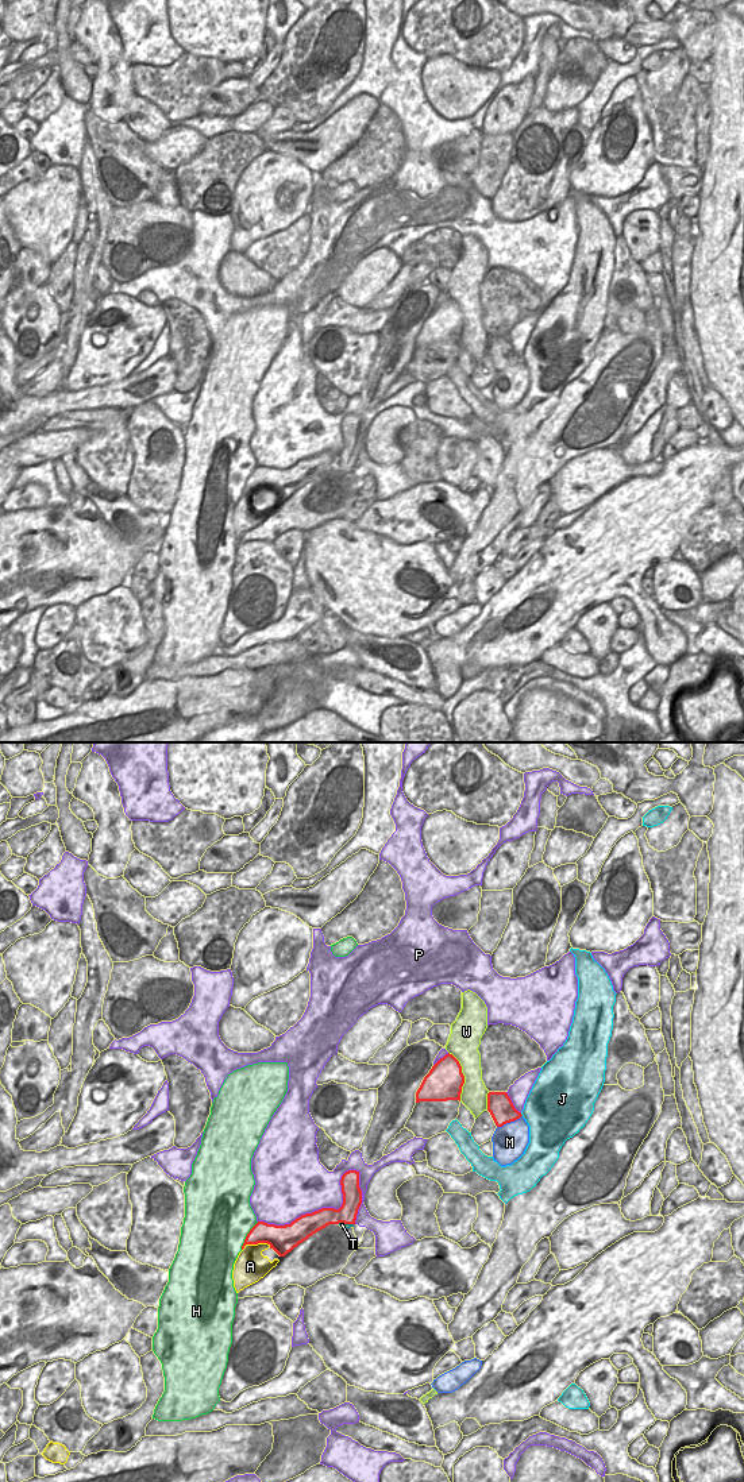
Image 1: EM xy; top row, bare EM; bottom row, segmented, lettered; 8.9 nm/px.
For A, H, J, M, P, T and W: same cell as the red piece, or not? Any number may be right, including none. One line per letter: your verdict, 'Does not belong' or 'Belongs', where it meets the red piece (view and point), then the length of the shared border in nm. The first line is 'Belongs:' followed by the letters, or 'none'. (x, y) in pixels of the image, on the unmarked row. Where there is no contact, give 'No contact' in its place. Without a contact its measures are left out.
Belongs: A
A: Belongs. Touches red at xy (255, 487). Shared border 260 nm
H: Does not belong. Touches red at xy (247, 479). Shared border 300 nm
J: Does not belong. Touches red at xy (520, 358). Shared border 50 nm
M: Does not belong. Touches red at xy (509, 366). Shared border 260 nm
P: Does not belong. Touches red at xy (323, 452). Shared border 1000 nm
T: Does not belong. Touches red at xy (346, 467). Shared border 140 nm
W: Does not belong. Touches red at xy (463, 320). Shared border 460 nm

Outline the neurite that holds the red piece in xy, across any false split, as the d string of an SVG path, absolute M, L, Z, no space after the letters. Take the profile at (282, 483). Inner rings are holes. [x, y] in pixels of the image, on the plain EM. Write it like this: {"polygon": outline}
{"polygon": "M348 414L340 424L343 448L339 454L321 452L305 458L290 468L275 470L258 466L247 478L242 495L239 497L232 514L234 532L236 537L258 526L280 506L273 506L262 497L269 491L280 501L285 501L300 487L329 468L355 468L358 454L362 448L359 432L359 416Z"}

